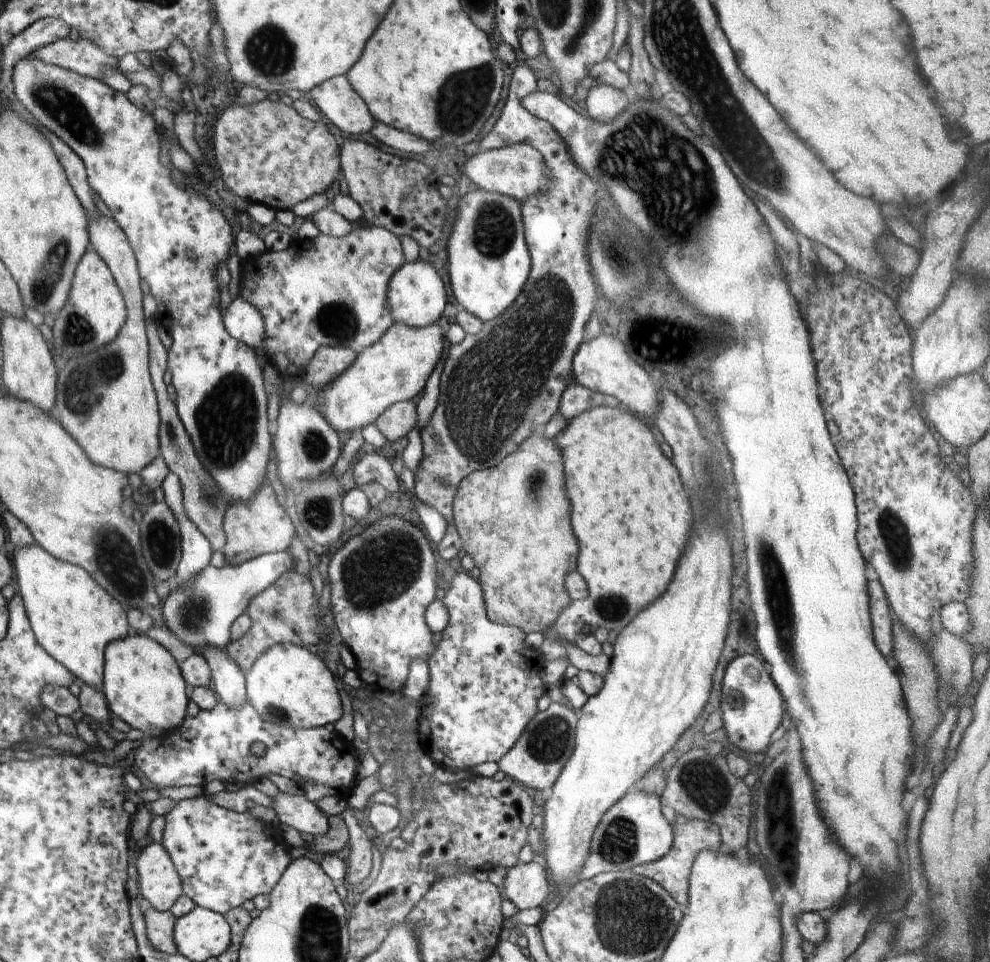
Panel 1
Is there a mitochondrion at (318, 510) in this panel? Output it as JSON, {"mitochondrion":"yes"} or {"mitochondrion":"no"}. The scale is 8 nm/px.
{"mitochondrion":"yes"}

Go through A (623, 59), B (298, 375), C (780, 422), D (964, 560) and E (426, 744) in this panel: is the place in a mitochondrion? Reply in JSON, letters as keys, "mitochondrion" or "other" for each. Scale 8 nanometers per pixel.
{"A":"other","B":"other","C":"other","D":"other","E":"other"}

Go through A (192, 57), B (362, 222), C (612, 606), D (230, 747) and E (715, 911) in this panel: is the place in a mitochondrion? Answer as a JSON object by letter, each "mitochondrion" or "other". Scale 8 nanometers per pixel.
{"A":"other","B":"other","C":"mitochondrion","D":"other","E":"other"}

